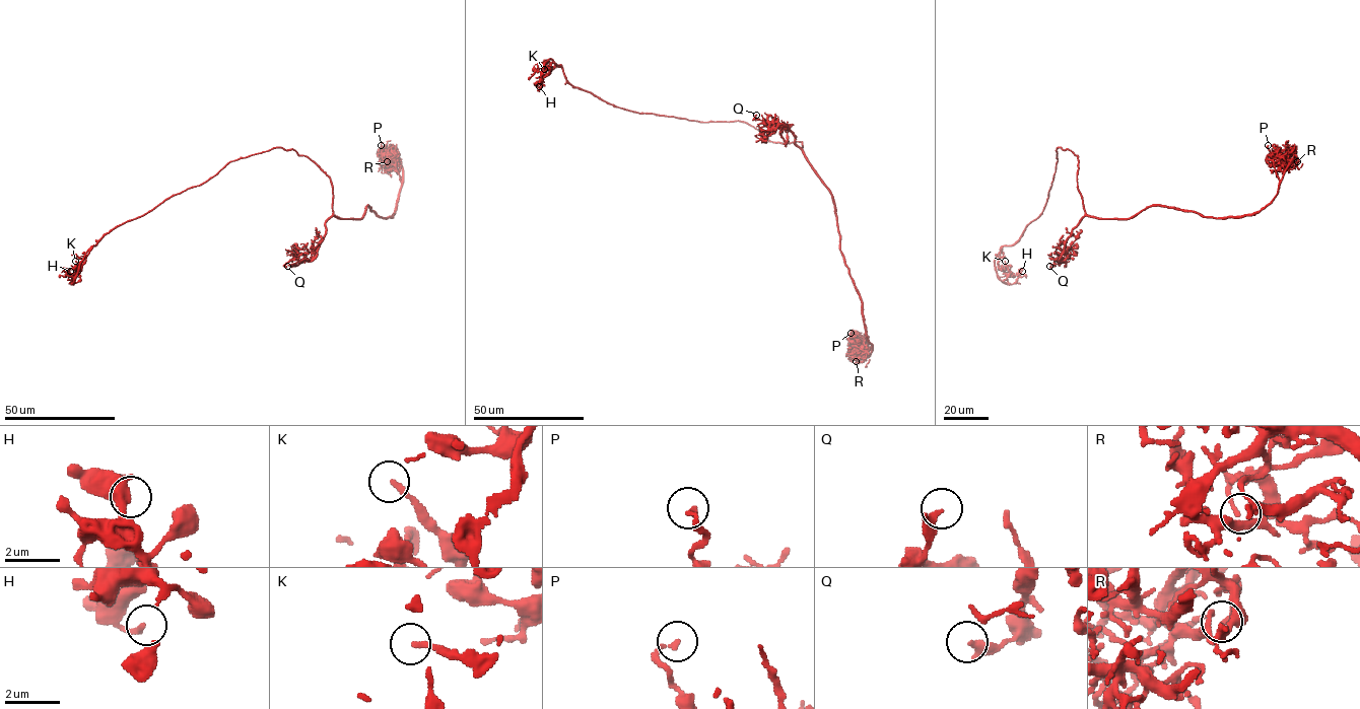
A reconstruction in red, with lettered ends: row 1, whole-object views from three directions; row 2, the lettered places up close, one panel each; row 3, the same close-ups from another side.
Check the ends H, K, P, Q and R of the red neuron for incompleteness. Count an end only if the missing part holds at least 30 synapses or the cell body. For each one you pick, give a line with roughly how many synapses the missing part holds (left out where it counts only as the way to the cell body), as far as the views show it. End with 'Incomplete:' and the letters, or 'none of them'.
Incomplete: none of them

